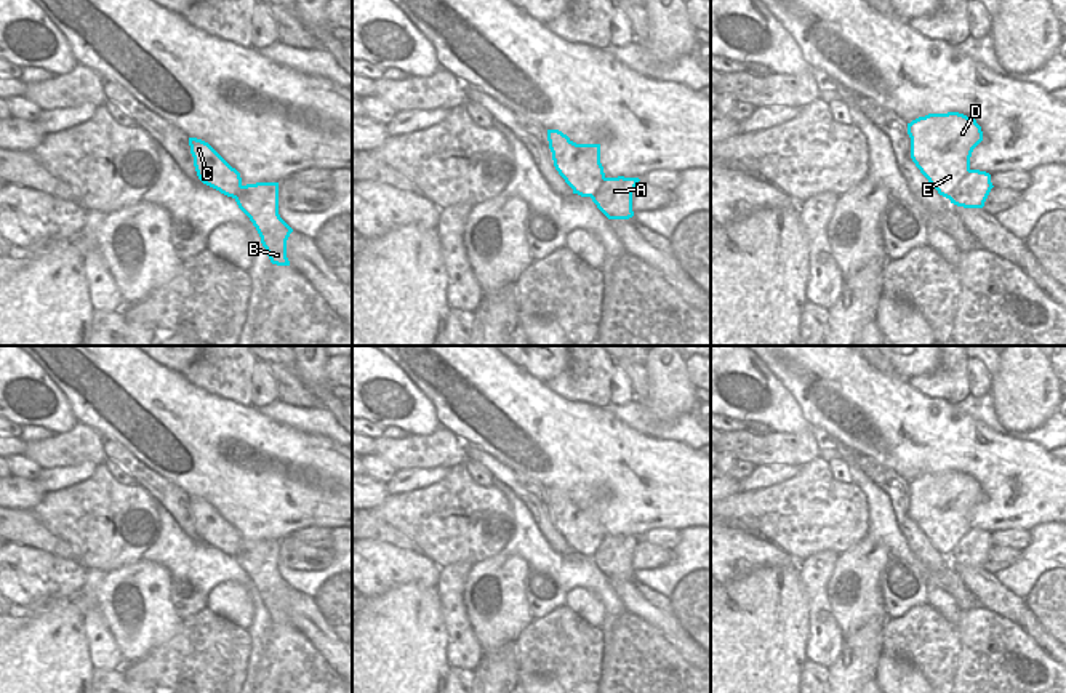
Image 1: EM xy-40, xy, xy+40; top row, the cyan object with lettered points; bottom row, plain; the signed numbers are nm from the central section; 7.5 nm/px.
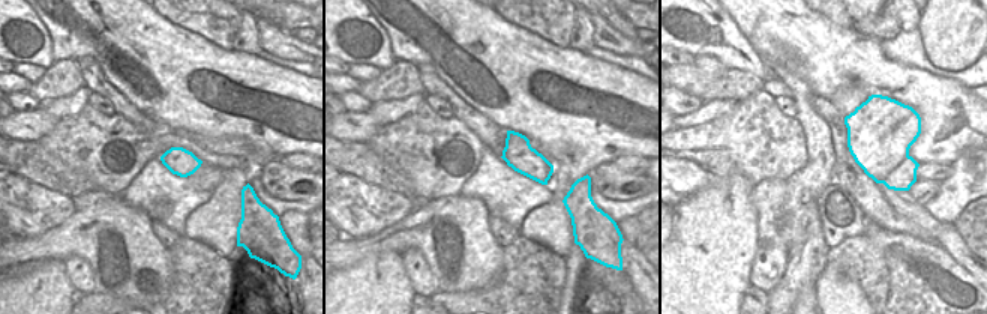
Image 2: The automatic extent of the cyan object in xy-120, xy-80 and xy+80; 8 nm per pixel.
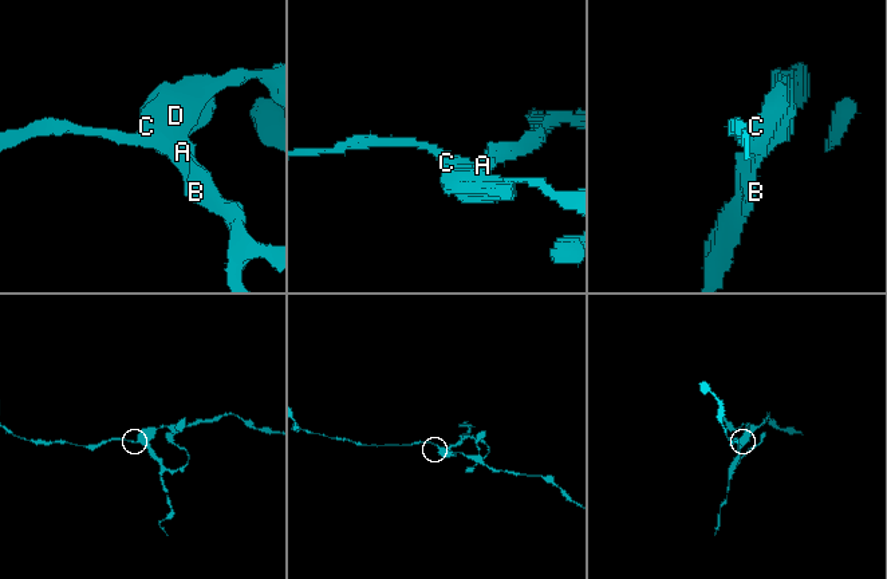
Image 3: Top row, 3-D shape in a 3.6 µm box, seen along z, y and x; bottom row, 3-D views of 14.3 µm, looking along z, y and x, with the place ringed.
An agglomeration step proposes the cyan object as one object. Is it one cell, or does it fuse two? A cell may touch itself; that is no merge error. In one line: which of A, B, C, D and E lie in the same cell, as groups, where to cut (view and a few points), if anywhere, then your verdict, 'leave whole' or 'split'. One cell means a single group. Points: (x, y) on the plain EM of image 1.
groups A B / C D E; cut xy+40 (970, 528), (948, 556); split

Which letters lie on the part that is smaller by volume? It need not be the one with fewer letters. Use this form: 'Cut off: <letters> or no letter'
Cut off: A, B

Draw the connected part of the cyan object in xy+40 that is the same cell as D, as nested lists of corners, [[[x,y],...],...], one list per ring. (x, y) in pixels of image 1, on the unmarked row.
[[[959,471],[928,472],[908,482],[908,493],[912,520],[949,557],[970,530],[972,511],[983,499],[981,485]]]

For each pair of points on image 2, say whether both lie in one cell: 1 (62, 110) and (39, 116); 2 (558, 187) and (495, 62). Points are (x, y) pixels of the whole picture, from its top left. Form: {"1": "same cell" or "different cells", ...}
{"1": "different cells", "2": "same cell"}

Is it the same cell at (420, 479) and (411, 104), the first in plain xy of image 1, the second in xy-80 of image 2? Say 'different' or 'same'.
same

